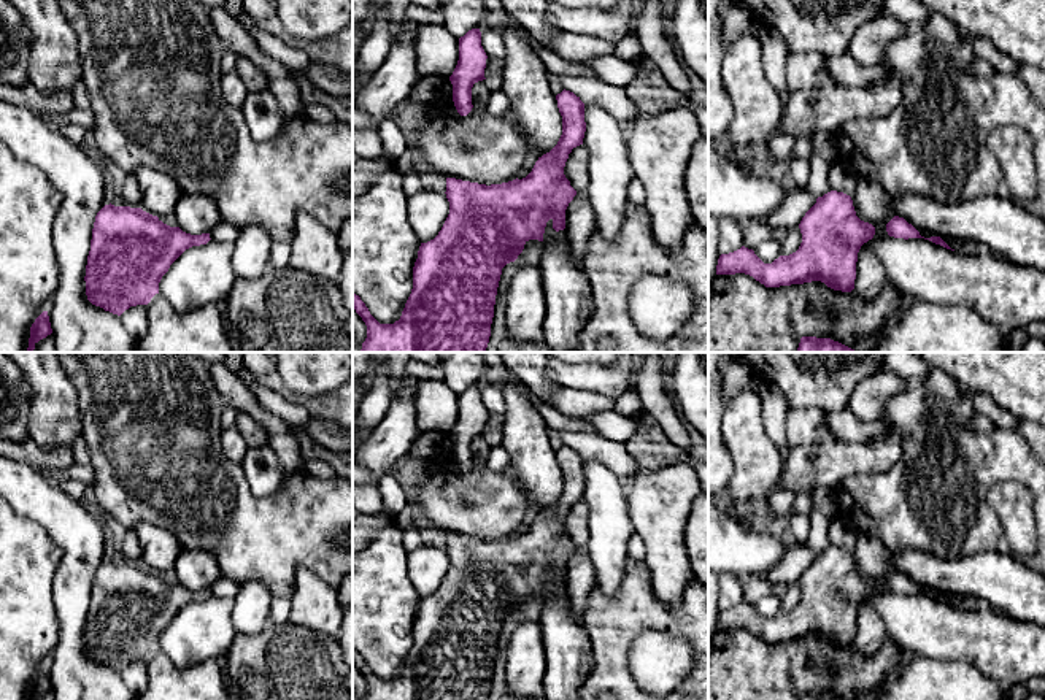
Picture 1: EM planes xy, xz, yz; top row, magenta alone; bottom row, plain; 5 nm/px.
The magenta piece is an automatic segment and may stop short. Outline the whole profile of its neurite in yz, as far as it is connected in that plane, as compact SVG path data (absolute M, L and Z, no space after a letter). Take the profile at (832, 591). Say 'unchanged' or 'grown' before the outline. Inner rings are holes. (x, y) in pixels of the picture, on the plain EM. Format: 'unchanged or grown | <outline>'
unchanged | M837 546L818 552L799 584L802 598L796 608L764 619L742 602L719 611L716 630L745 629L765 643L821 637L834 646L851 648L858 608L875 590L875 583L856 571L851 552Z

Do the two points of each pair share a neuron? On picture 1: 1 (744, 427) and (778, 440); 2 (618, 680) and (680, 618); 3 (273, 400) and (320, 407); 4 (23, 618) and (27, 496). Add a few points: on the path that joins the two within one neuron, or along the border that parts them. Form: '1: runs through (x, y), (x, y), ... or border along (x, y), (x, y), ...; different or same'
1: border along (761, 400), (764, 430), (778, 450); different
2: runs through (618, 654), (618, 642), (642, 618), (655, 618); same
3: border along (264, 386), (297, 402), (312, 418); different
4: border along (16, 511), (34, 521), (54, 543); different

